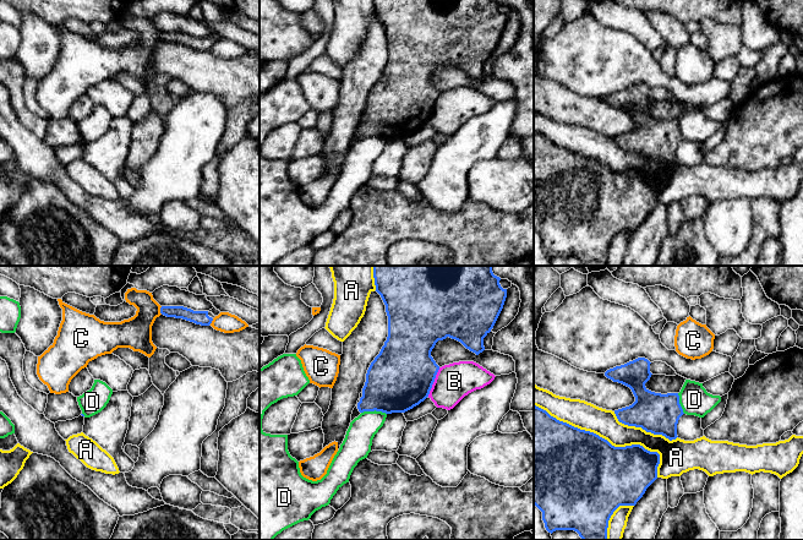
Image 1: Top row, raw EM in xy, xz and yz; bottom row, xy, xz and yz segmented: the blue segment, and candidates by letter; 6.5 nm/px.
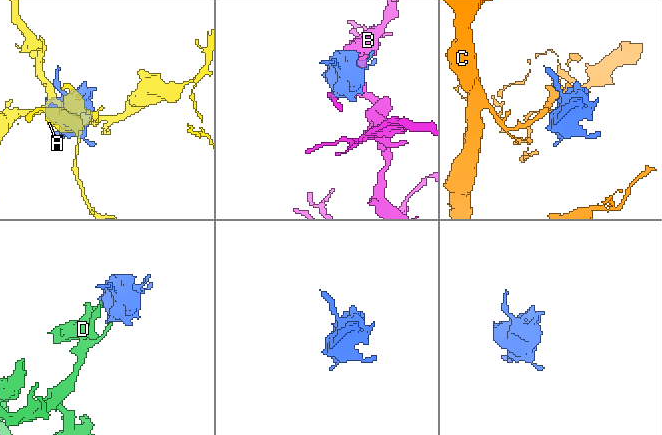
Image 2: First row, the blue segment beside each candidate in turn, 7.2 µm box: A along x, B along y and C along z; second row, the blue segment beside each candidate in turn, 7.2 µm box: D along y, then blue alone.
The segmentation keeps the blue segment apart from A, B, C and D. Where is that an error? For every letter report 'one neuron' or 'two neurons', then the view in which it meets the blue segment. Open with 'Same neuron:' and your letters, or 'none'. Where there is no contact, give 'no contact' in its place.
Same neuron: none
A: two neurons | yz
B: two neurons | xz
C: two neurons | xy
D: two neurons | xz

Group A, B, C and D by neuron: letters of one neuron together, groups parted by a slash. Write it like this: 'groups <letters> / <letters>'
groups A / B / C / D

